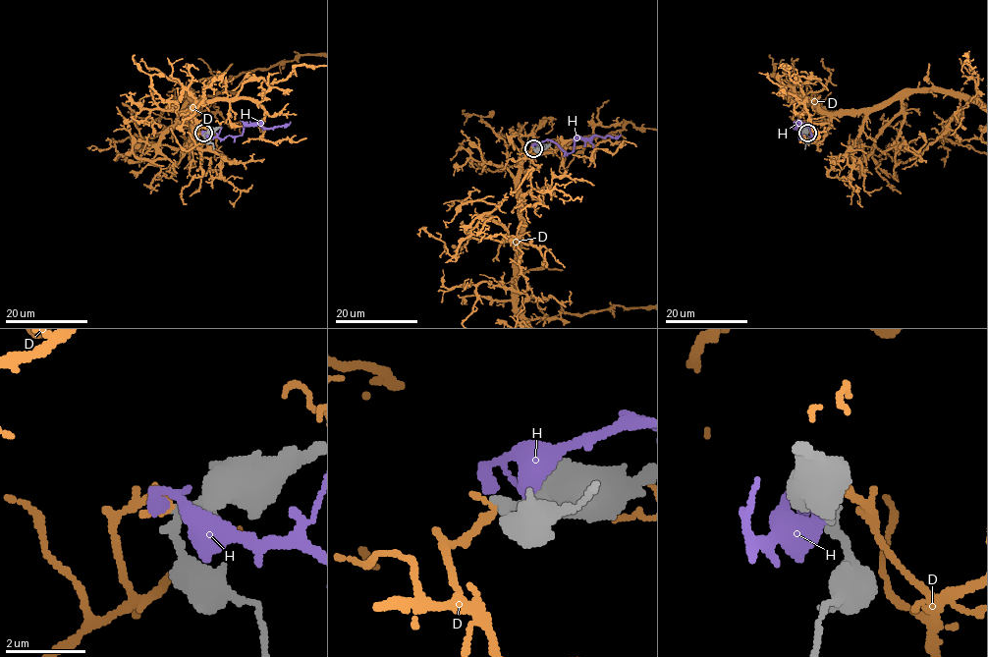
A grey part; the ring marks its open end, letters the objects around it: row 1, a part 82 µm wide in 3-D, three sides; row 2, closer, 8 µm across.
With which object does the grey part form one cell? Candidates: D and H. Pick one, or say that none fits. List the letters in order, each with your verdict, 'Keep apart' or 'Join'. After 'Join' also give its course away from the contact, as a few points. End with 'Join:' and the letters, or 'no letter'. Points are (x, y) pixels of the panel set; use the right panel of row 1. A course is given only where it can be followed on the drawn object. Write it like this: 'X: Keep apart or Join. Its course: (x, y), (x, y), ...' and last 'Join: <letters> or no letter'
D: Keep apart
H: Keep apart
Join: no letter

